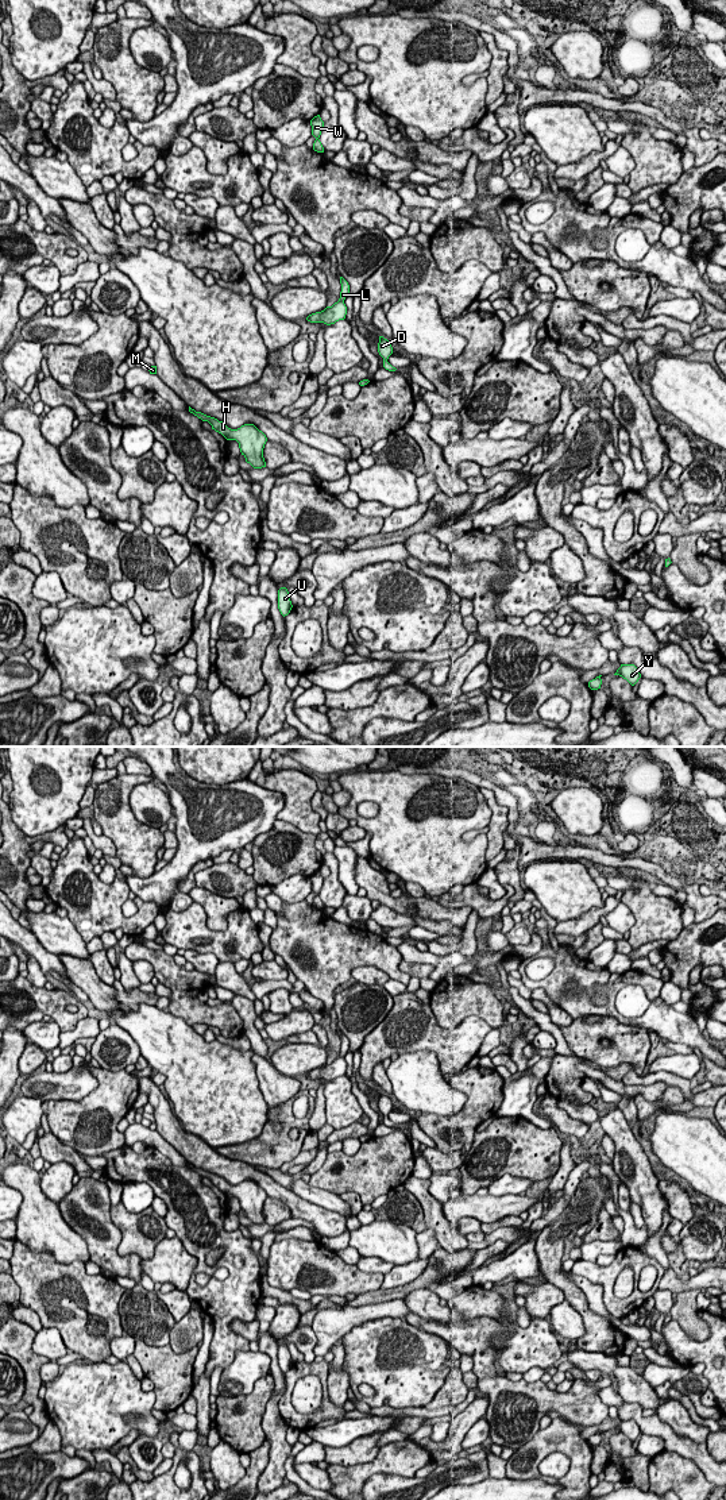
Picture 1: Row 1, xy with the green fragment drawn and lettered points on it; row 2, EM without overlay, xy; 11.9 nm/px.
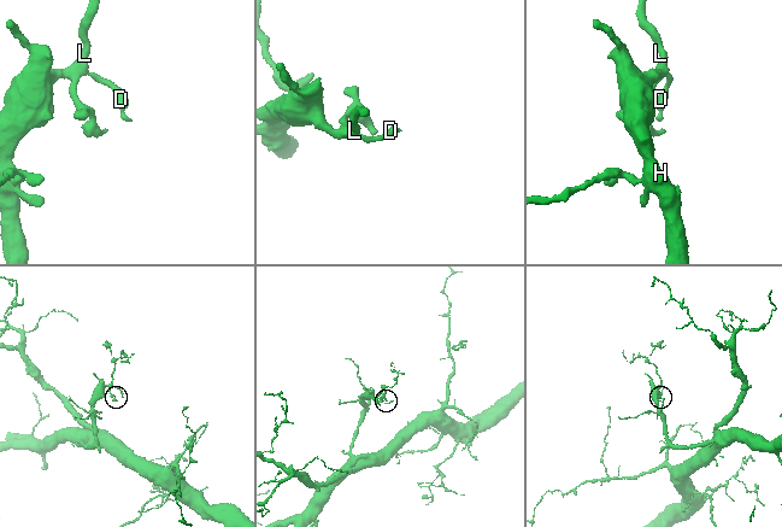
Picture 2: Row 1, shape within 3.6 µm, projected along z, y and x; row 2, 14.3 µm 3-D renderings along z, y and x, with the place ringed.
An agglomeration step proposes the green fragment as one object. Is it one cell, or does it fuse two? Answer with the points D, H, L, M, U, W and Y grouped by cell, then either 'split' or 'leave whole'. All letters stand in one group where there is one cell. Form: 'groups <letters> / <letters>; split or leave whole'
groups D H L M U W Y; leave whole

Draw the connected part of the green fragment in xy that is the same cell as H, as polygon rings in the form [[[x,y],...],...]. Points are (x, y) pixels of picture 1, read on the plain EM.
[[[190,1162],[189,1168],[202,1177],[208,1177],[212,1181],[212,1185],[221,1189],[227,1196],[236,1196],[239,1199],[242,1211],[246,1214],[246,1218],[254,1225],[266,1223],[263,1204],[267,1194],[254,1180],[244,1180],[238,1185],[231,1185],[223,1177],[219,1177],[217,1175],[206,1172],[201,1168],[196,1168]]]

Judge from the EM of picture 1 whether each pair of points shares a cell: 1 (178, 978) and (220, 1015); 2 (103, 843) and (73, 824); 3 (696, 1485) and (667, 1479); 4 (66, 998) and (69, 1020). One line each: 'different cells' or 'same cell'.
1: same cell
2: different cells
3: same cell
4: same cell

